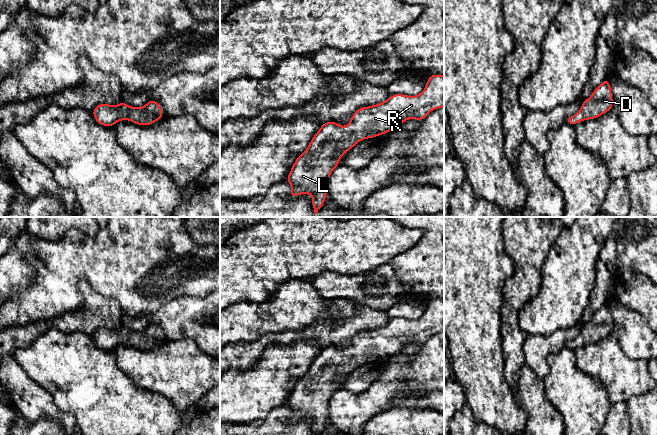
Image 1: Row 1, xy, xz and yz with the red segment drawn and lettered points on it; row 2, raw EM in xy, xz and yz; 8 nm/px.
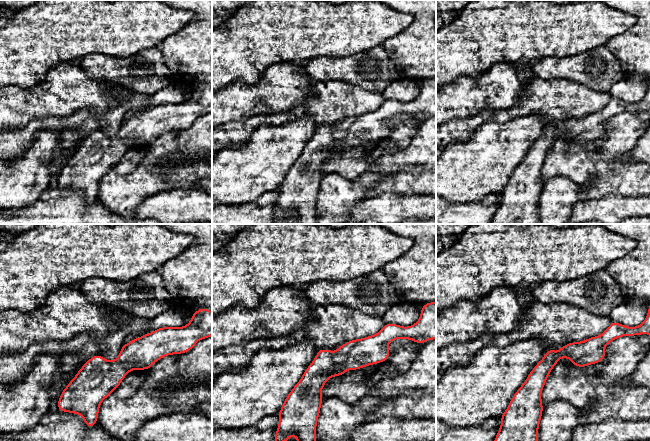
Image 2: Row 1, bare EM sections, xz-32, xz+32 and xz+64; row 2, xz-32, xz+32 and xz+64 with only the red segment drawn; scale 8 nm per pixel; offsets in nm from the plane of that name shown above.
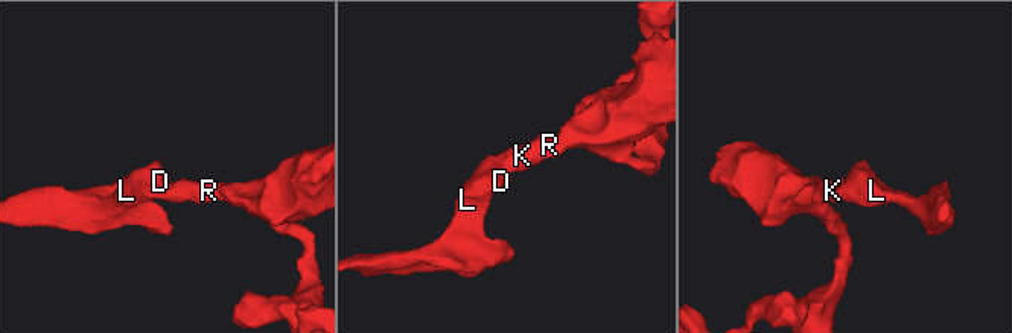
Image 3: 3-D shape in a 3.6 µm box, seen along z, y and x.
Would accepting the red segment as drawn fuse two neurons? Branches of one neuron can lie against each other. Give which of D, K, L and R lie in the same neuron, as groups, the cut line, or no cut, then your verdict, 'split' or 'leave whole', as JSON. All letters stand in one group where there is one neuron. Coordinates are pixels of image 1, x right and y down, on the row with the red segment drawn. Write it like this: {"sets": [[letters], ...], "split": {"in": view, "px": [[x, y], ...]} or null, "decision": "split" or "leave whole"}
{"sets": [["D", "K", "L", "R"]], "split": null, "decision": "leave whole"}

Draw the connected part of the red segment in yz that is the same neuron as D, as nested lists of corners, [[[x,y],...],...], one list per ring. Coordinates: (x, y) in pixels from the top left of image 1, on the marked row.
[[[608,78],[595,88],[592,95],[583,101],[581,109],[568,117],[566,123],[575,125],[583,120],[596,119],[613,108],[613,97]]]

